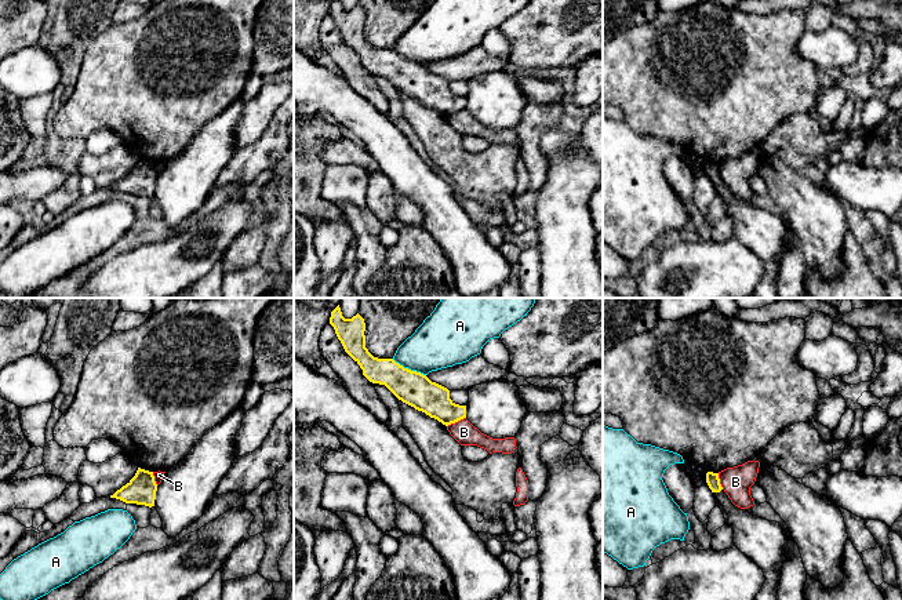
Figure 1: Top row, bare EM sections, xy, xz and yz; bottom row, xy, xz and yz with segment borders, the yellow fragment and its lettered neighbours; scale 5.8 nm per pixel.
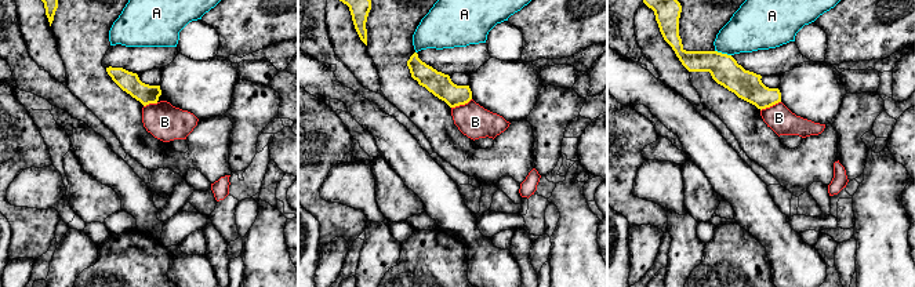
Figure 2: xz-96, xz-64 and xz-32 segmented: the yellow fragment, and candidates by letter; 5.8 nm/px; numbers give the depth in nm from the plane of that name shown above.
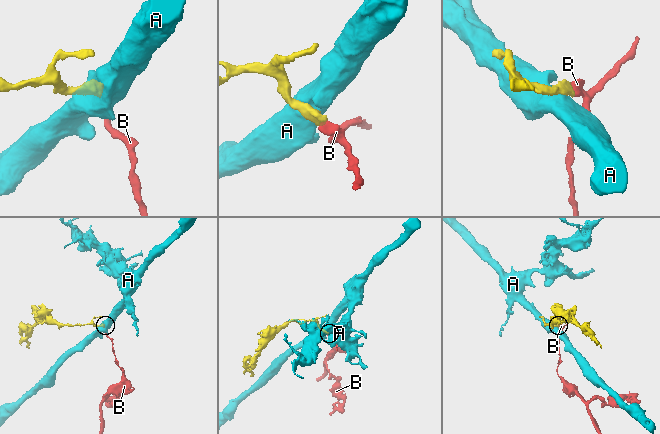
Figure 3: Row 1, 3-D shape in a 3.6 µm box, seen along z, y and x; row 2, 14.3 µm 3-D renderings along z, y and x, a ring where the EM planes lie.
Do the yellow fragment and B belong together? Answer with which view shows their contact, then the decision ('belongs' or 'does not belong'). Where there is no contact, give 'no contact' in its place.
contact in xz; does not belong

